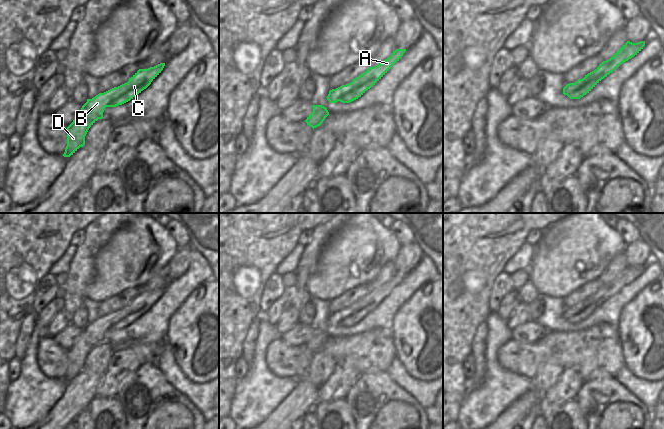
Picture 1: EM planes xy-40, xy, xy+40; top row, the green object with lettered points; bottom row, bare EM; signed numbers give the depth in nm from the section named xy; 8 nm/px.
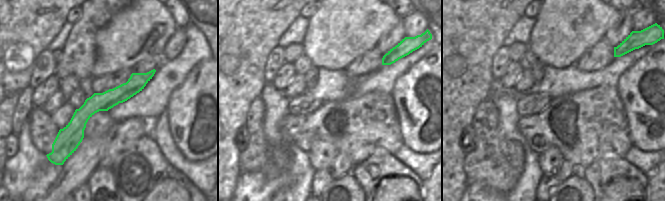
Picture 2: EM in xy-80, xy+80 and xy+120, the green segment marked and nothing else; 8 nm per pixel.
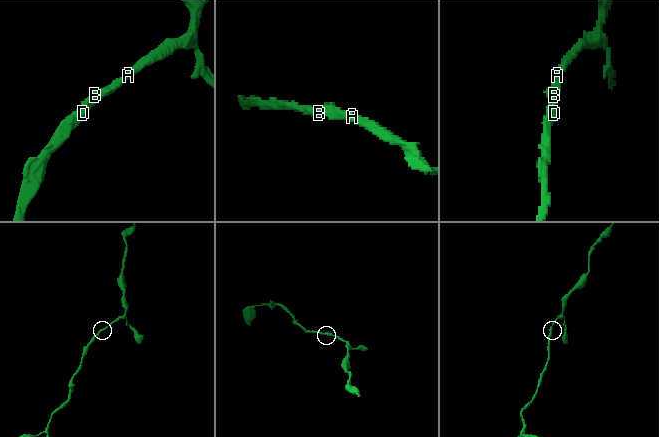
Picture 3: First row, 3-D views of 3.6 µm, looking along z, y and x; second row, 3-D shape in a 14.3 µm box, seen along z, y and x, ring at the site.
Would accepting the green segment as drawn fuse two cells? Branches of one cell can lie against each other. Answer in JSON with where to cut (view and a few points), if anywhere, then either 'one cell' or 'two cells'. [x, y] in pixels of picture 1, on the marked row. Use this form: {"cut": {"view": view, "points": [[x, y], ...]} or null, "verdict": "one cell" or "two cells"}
{"cut": null, "verdict": "one cell"}

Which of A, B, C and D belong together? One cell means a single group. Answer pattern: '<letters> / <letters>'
A B C D

